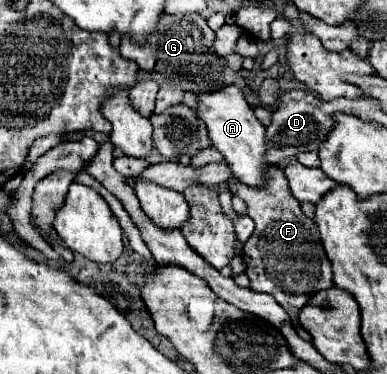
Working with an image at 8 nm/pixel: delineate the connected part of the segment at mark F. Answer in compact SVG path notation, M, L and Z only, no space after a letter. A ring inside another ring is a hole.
M271 168L267 176L271 180L263 188L251 188L241 182L235 182L231 186L233 192L247 202L247 214L255 222L255 230L243 246L243 262L247 266L245 272L251 280L251 288L257 292L273 294L275 300L291 316L291 322L297 334L303 340L311 340L309 332L299 324L297 316L299 316L299 310L309 302L309 298L315 292L333 286L331 266L321 246L319 230L315 222L303 214L299 200L293 198L283 170Z

